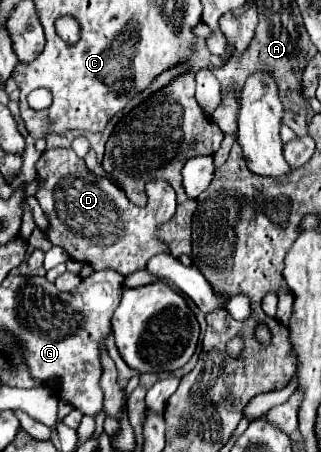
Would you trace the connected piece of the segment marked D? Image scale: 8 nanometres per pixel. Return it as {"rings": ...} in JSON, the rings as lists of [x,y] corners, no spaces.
{"rings":[[[47,149],[35,163],[39,189],[35,199],[49,219],[45,239],[51,245],[63,247],[69,259],[91,263],[99,269],[113,269],[121,275],[145,269],[147,261],[157,253],[167,253],[165,243],[155,237],[157,227],[171,219],[177,207],[175,189],[167,181],[149,181],[149,203],[135,207],[123,189],[113,185],[109,179],[93,175],[83,159],[71,149]]]}

